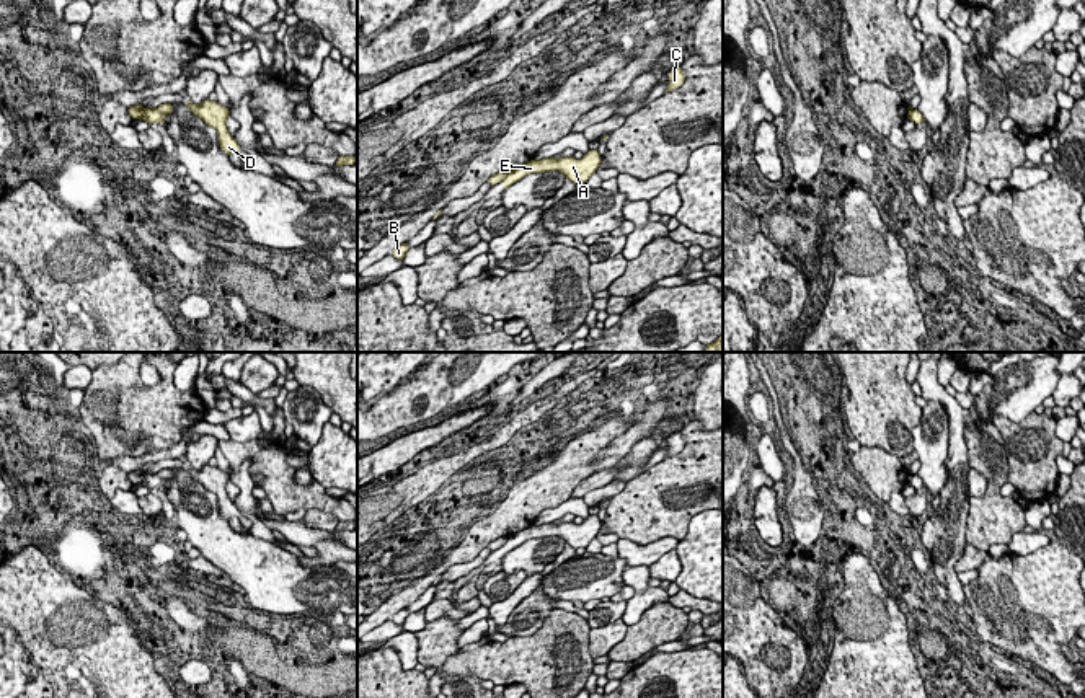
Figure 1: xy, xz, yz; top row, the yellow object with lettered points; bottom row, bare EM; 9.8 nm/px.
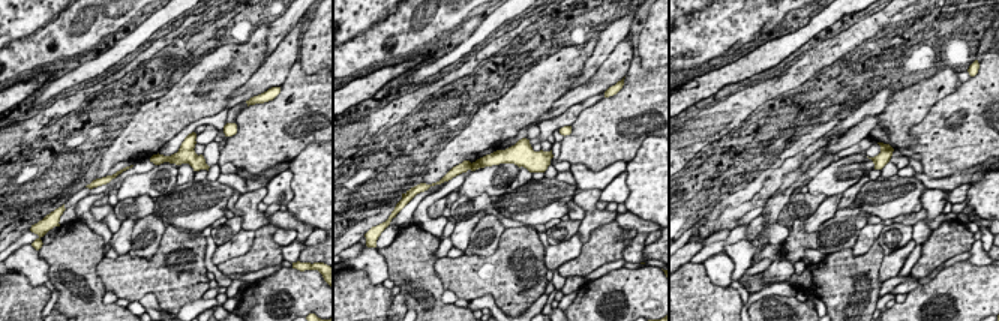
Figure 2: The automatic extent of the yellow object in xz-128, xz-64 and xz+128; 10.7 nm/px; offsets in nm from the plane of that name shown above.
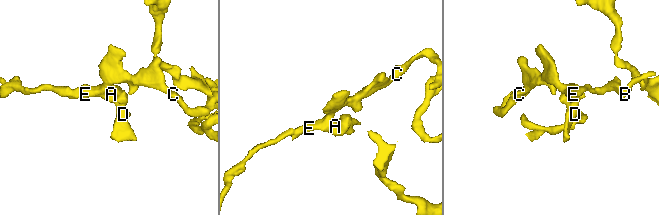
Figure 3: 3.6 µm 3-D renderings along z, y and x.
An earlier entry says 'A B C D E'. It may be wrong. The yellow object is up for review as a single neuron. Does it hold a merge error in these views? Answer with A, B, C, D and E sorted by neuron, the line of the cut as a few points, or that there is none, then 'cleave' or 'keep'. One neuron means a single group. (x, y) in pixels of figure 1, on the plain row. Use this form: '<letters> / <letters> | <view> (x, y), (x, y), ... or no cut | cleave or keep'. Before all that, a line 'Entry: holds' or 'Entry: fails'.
Entry: fails
A C D E / B | xy (144, 473), (141, 483) | cleave

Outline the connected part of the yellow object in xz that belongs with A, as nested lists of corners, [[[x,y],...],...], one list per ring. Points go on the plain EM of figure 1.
[[[589,515],[581,525],[576,525],[574,522],[550,522],[542,525],[530,525],[507,537],[507,541],[503,545],[504,554],[507,554],[511,550],[514,550],[527,540],[545,537],[560,537],[566,541],[566,545],[573,548],[587,548],[587,545],[597,537],[600,528],[602,525],[597,515]]]

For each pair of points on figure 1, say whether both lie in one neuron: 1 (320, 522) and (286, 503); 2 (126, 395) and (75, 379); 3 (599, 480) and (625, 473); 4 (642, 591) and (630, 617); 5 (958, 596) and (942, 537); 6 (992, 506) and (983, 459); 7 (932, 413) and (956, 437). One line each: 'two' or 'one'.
1: two
2: two
3: two
4: one
5: one
6: one
7: two

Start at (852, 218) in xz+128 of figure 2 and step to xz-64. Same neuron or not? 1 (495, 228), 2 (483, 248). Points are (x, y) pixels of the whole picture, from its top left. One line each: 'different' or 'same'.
1: same
2: same

